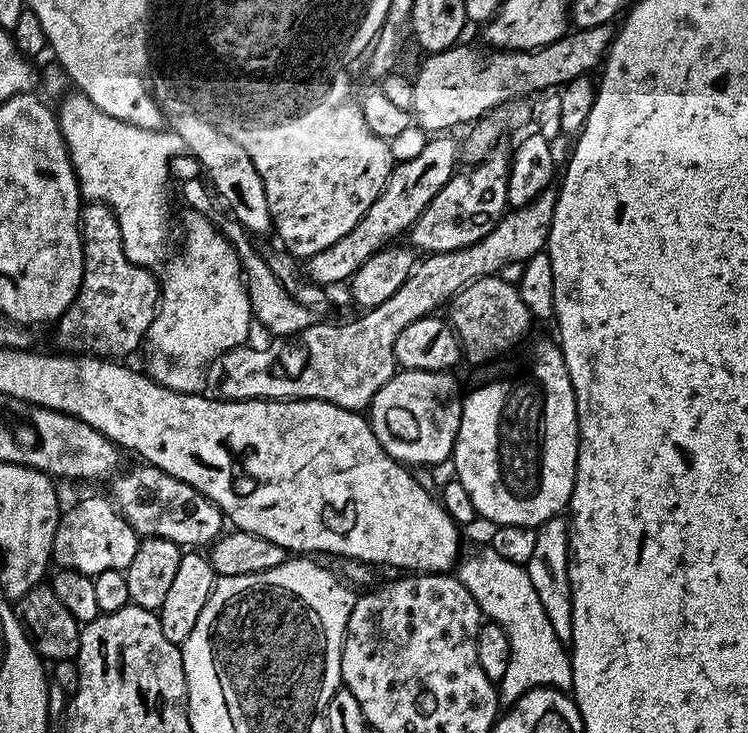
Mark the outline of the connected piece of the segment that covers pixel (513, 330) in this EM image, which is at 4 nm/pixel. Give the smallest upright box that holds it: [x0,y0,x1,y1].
[446,274,534,364]

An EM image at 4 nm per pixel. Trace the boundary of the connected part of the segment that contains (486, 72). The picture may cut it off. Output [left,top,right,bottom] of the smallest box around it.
[411,24,613,134]

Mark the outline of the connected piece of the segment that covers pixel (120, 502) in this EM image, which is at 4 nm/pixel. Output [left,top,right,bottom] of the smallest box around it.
[110,462,226,546]

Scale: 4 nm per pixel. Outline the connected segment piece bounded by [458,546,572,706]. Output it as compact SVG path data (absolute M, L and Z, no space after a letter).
M491 546L467 556L458 564L462 586L470 590L481 617L502 626L506 638L510 638L510 666L506 666L506 674L498 682L499 699L511 706L522 694L535 688L571 689L572 657L565 641L554 634L554 626L550 626L550 618L546 618L546 610L542 610L538 590L534 590L534 582L530 582L527 567L506 562L506 558L494 554Z

